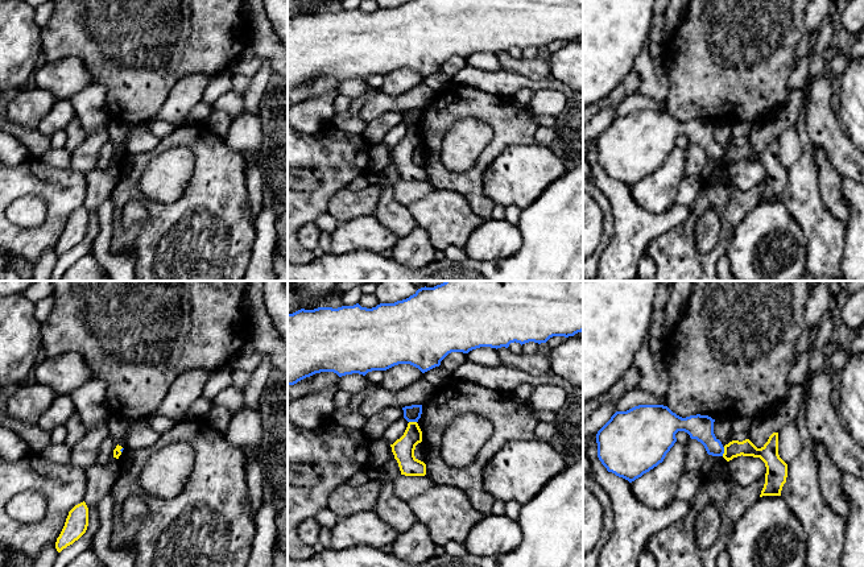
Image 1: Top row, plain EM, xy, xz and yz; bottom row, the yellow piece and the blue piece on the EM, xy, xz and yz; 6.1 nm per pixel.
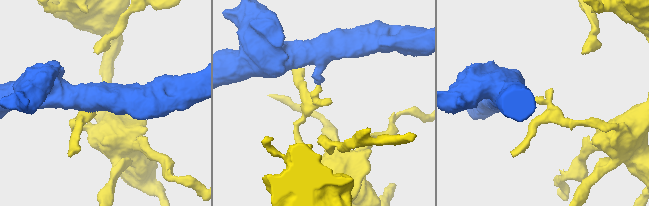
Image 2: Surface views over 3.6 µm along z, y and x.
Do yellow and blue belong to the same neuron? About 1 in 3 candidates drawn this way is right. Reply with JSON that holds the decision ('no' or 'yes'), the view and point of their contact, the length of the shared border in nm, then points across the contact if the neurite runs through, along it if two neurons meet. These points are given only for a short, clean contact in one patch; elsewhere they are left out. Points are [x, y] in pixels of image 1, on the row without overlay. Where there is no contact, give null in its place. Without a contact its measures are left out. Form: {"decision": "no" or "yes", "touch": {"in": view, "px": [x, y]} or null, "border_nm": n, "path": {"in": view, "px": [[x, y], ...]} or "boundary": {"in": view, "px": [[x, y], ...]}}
{"decision": "no", "touch": {"in": "yz", "px": [724, 156]}, "border_nm": 60, "boundary": {"in": "yz", "px": [[724, 152], [722, 160]]}}

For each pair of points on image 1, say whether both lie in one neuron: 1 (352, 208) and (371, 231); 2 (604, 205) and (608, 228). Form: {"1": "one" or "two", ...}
{"1": "two", "2": "one"}

